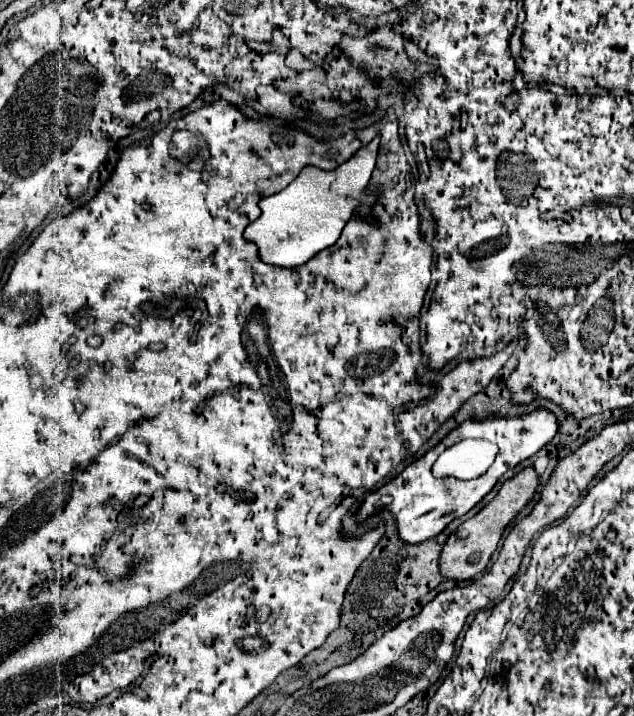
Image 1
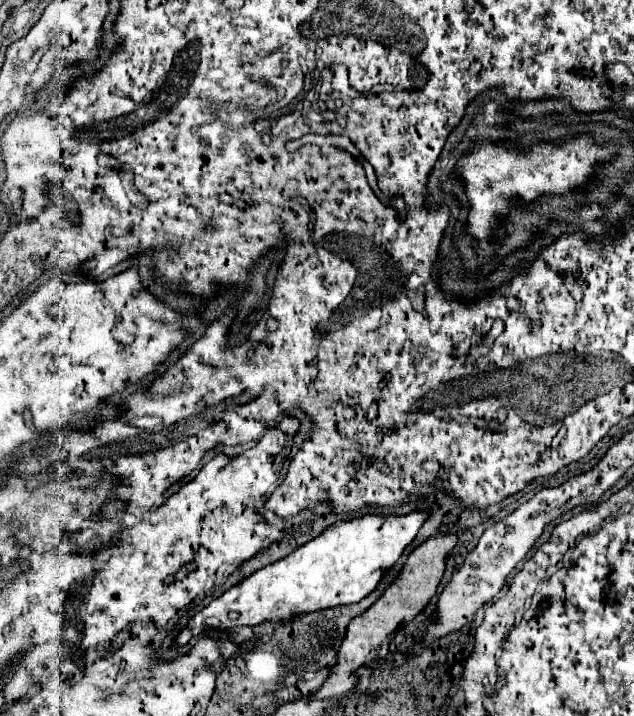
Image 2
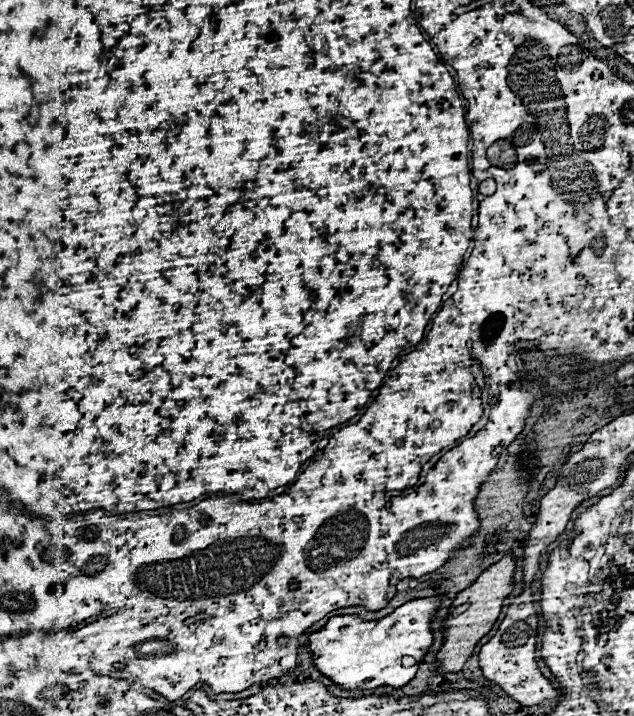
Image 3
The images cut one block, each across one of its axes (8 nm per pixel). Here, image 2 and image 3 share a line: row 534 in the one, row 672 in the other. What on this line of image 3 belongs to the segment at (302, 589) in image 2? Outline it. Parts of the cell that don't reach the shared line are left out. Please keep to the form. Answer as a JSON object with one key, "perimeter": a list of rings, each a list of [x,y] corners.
{"perimeter":[[[440,598],[410,600],[392,614],[364,622],[356,616],[332,616],[324,628],[312,632],[306,640],[314,668],[328,676],[342,690],[374,690],[380,686],[400,688],[408,684],[418,670],[418,662],[432,646],[430,620],[440,606]]]}

